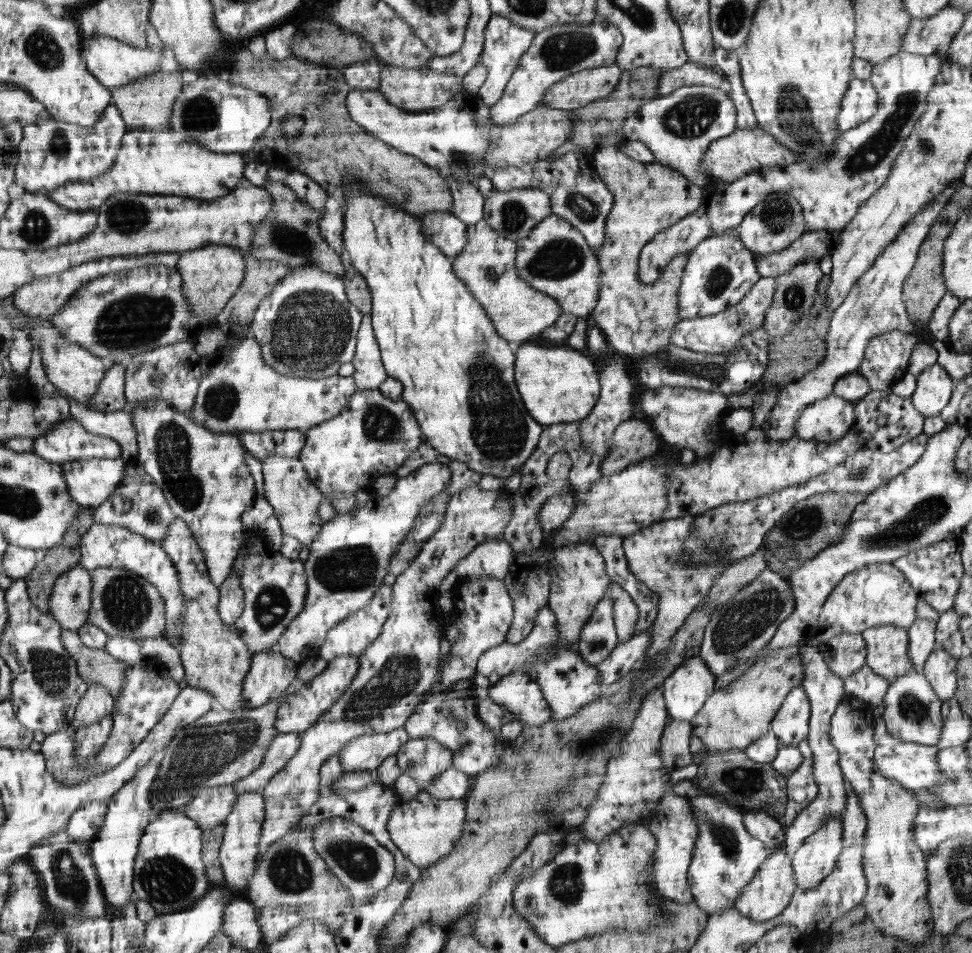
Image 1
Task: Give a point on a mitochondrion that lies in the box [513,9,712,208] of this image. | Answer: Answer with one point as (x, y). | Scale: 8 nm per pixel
(559, 52)

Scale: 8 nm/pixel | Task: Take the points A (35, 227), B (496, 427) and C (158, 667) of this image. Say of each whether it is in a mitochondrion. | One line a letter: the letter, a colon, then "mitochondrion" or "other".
A: mitochondrion
B: mitochondrion
C: other

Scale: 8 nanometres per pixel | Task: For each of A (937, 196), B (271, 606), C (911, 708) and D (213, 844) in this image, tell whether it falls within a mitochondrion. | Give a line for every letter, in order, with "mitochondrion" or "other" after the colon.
A: other
B: mitochondrion
C: mitochondrion
D: other

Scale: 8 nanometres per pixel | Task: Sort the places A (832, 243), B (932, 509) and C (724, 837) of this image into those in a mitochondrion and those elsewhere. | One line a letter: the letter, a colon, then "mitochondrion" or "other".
A: other
B: mitochondrion
C: mitochondrion

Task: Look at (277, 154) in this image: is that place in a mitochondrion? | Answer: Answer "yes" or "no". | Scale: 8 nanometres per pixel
yes

